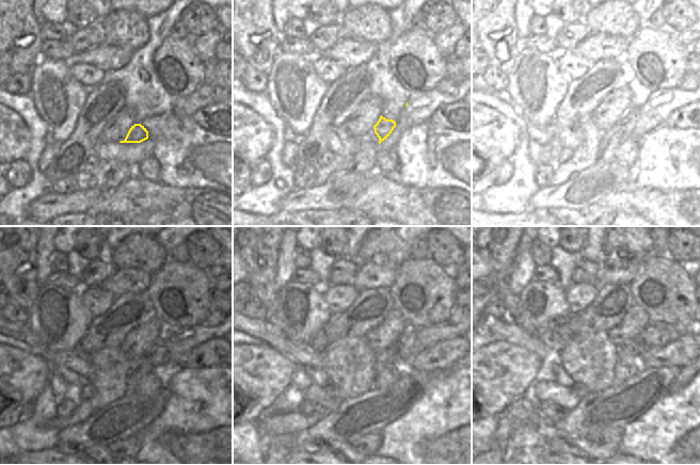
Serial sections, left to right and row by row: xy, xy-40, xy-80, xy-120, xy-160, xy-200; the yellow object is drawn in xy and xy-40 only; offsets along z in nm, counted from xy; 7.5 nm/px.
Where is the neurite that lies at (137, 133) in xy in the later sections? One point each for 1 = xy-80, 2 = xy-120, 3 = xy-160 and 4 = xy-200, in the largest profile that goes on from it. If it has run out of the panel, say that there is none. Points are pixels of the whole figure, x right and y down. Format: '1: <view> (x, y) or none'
1: xy-80 (623, 128)
2: xy-120 (154, 358)
3: xy-160 (409, 335)
4: xy-200 (658, 330)

